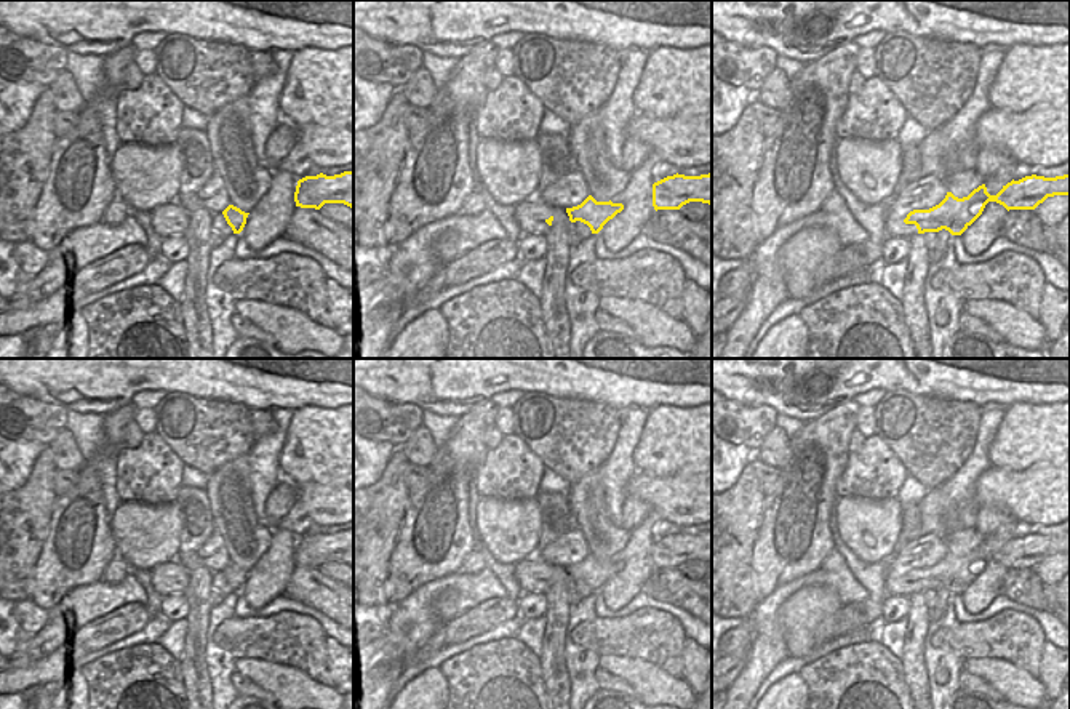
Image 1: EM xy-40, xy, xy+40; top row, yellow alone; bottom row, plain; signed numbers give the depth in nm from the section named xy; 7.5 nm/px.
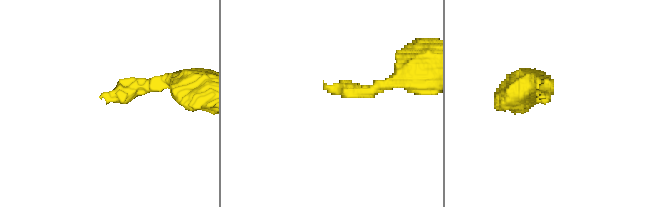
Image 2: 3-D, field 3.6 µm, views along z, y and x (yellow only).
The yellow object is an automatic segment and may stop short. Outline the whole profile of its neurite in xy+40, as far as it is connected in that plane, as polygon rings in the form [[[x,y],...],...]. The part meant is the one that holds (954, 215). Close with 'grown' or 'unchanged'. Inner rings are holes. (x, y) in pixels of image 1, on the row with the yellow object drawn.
[[[1070,173],[1056,178],[1025,176],[1011,181],[996,195],[987,192],[985,184],[968,197],[958,198],[947,192],[945,198],[929,210],[889,208],[884,234],[908,238],[916,234],[934,232],[937,245],[929,251],[929,264],[939,262],[952,235],[961,235],[984,211],[988,202],[1009,210],[1035,210],[1048,197],[1070,195]]]; grown

